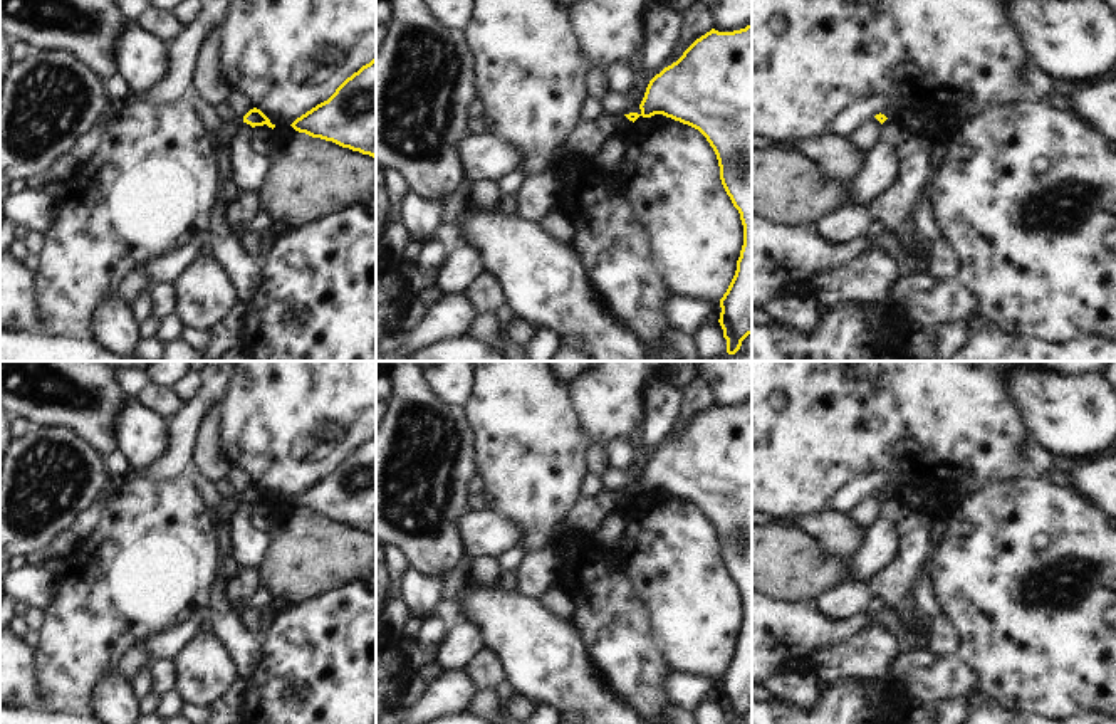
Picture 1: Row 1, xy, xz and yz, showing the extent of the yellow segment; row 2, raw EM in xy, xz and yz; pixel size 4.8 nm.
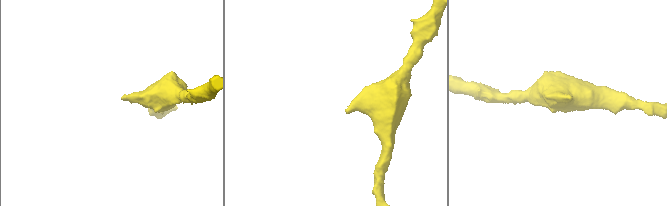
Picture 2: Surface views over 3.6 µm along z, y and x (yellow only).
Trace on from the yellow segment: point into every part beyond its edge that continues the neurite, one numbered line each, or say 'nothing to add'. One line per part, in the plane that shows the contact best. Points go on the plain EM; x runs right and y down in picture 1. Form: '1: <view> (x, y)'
nothing to add.

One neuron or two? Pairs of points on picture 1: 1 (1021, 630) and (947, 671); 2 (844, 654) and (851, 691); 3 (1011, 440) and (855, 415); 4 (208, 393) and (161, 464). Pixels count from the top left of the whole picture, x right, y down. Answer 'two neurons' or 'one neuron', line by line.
1: two neurons
2: two neurons
3: one neuron
4: one neuron

